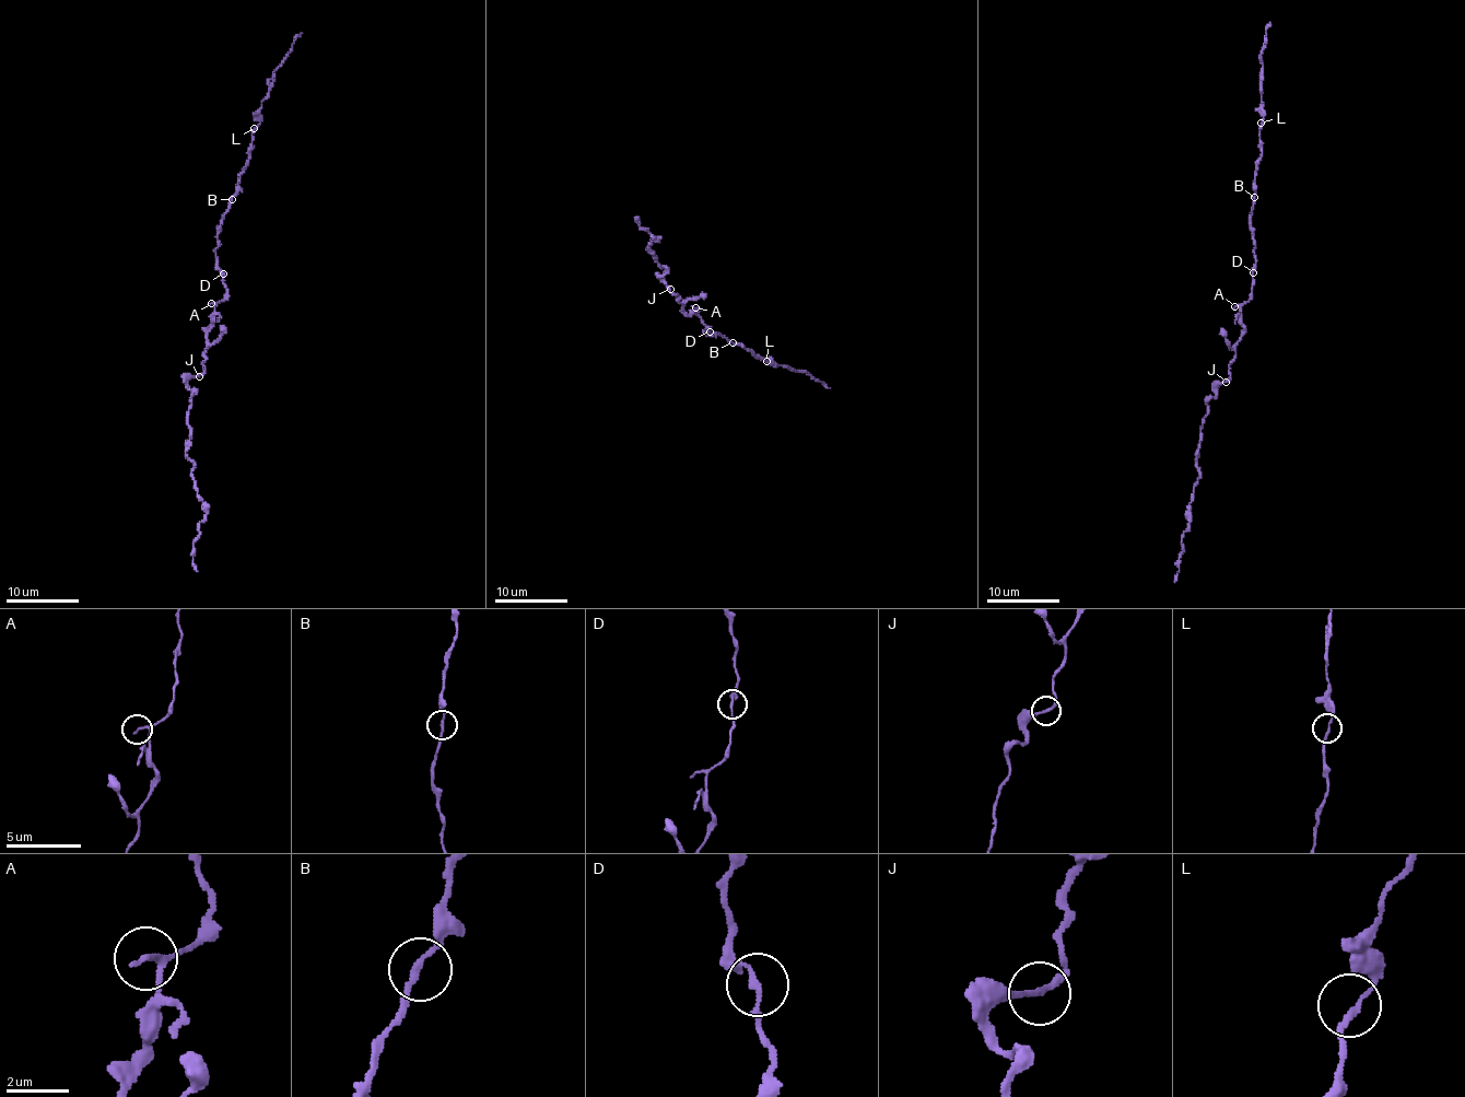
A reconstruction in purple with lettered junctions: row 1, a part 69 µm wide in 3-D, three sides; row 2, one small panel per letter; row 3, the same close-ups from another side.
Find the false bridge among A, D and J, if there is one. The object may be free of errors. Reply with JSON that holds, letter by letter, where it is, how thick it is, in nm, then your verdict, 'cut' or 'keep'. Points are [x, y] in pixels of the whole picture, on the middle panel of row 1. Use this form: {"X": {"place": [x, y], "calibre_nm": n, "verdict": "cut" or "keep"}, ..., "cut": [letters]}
{"A": {"place": [695, 307], "calibre_nm": 150, "verdict": "keep"}, "D": {"place": [710, 331], "calibre_nm": 150, "verdict": "keep"}, "J": {"place": [670, 289], "calibre_nm": 160, "verdict": "keep"}, "cut": []}

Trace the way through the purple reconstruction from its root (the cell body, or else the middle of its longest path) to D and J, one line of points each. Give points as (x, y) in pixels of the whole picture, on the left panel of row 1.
D: (214, 307), (226, 292), (223, 272)
J: (214, 307), (203, 372), (199, 376)

